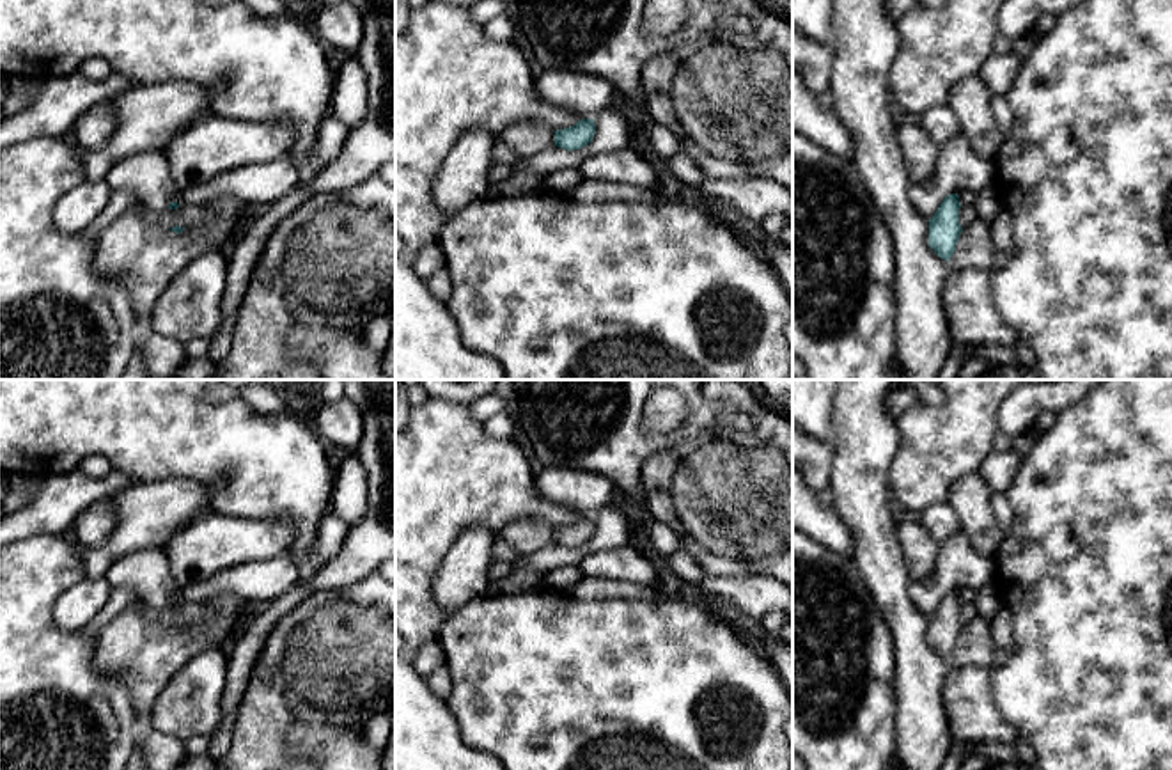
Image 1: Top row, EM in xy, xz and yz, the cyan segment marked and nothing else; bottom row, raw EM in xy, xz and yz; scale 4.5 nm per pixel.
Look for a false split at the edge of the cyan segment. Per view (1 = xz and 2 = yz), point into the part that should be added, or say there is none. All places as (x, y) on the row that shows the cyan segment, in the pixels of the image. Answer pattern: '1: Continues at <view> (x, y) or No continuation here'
1: No continuation here
2: No continuation here

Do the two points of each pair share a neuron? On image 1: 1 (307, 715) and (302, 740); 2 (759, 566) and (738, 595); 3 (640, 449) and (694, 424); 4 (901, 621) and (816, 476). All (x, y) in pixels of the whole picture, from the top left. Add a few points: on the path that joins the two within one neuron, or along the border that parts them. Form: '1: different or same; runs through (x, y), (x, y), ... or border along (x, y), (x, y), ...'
1: different; border along (328, 722), (295, 722), (288, 731), (288, 746)
2: different; border along (722, 573), (765, 573), (773, 579)
3: same; runs through (653, 442), (681, 435)
4: different; border along (828, 442), (834, 453), (830, 485)

